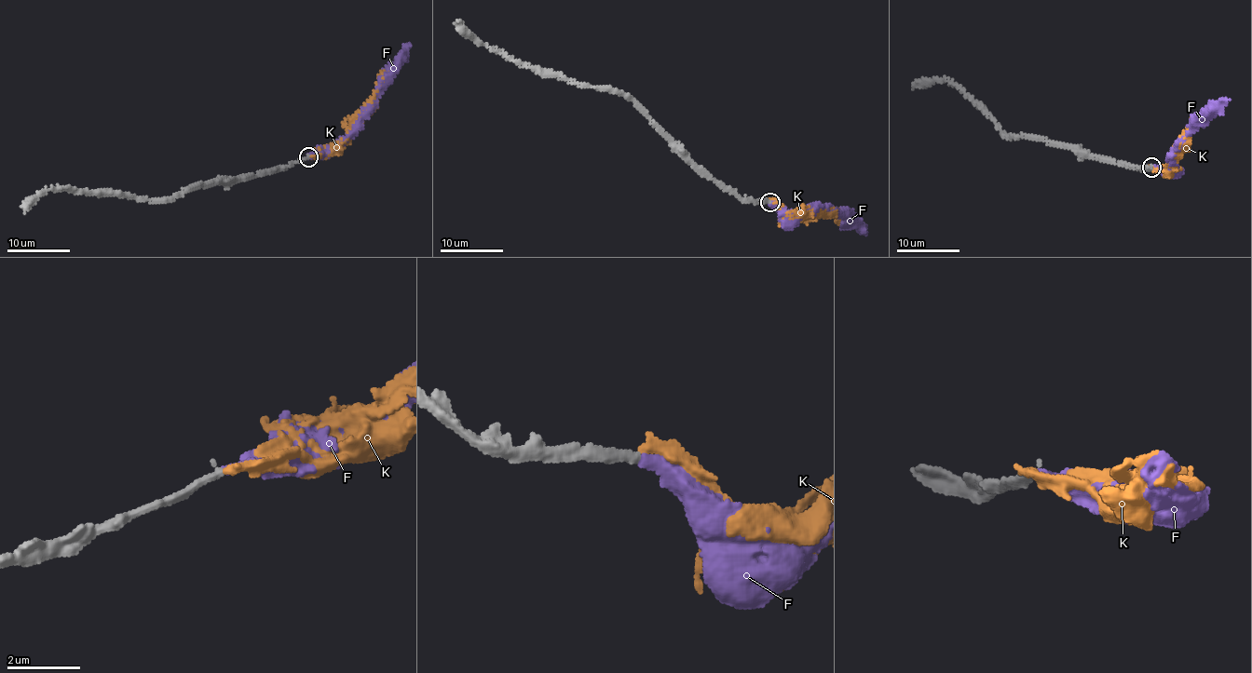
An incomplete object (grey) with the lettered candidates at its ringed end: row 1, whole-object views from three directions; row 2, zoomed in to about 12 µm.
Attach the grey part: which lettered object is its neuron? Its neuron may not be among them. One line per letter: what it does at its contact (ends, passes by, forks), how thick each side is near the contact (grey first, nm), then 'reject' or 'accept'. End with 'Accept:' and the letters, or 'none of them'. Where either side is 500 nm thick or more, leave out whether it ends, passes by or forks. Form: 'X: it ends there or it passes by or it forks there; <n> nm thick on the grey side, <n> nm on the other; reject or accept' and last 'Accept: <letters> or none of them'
F: it ends there; 240 nm thick on the grey side, 280 nm on the other; accept
K: it ends there; 240 nm thick on the grey side, 280 nm on the other; reject
Accept: F

